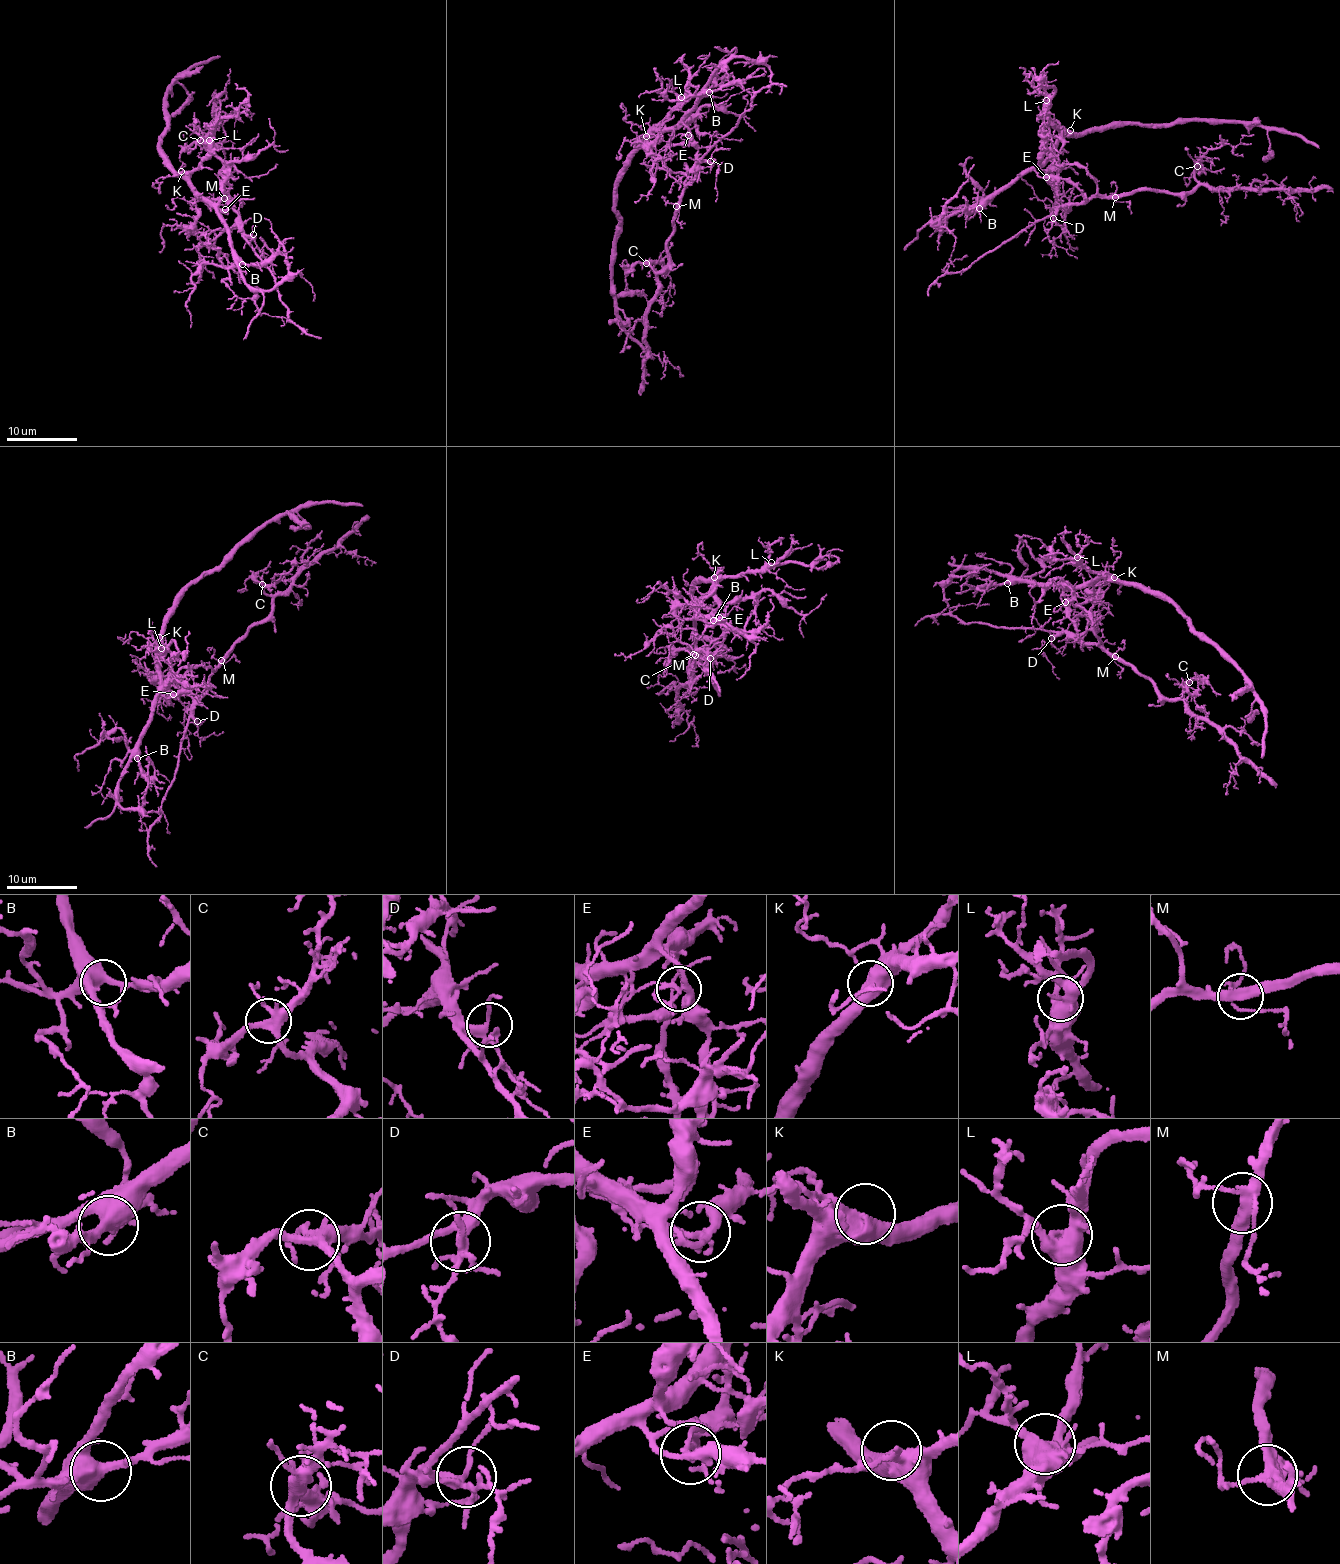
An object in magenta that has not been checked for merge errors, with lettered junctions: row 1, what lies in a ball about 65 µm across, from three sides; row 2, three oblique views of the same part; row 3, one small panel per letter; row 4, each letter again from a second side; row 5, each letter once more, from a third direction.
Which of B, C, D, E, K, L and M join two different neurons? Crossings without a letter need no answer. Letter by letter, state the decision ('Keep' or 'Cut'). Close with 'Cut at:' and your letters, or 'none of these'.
B: Keep
C: Keep
D: Keep
E: Cut
K: Keep
L: Keep
M: Keep
Cut at: E

